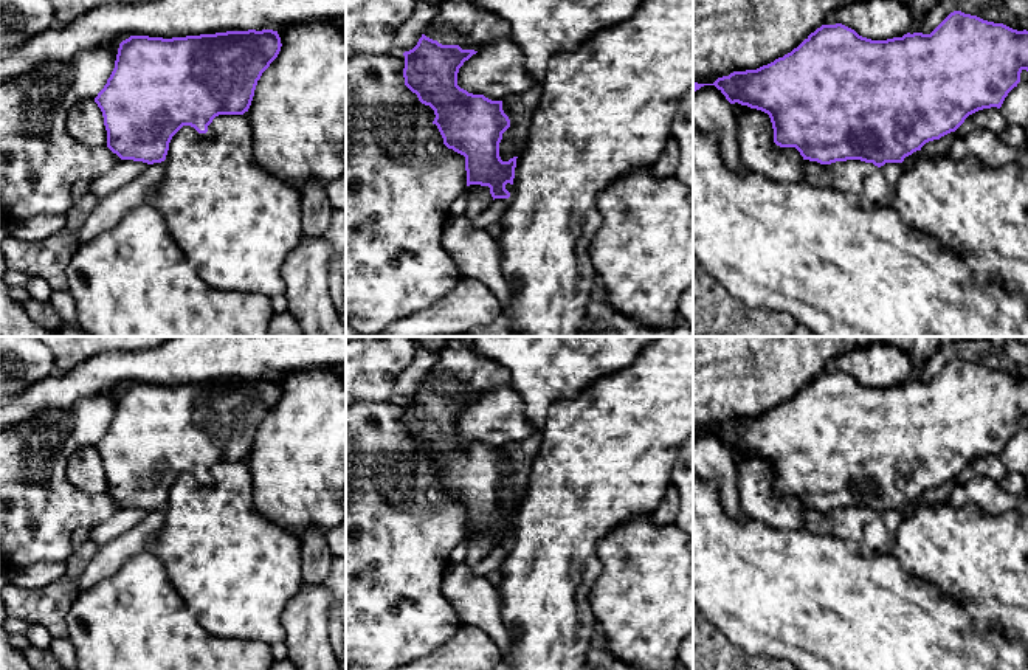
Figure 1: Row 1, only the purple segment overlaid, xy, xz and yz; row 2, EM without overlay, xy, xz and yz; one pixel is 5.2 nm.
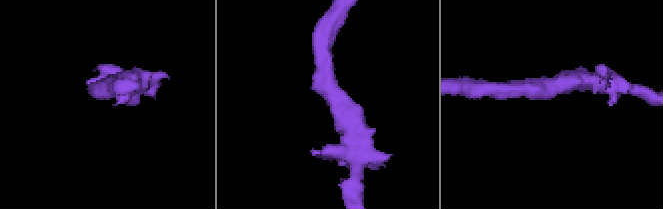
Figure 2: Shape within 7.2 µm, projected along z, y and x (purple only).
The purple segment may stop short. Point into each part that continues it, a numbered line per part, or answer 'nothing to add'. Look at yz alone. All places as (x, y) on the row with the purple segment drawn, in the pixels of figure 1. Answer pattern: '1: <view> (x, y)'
nothing to add

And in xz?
nothing to add

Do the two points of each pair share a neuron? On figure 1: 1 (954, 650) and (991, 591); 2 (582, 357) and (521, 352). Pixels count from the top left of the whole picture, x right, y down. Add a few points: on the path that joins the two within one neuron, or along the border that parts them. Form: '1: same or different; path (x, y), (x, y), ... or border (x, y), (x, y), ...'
1: different; border (946, 596), (959, 600), (977, 621), (1007, 636)
2: same; path (566, 352), (537, 352)

